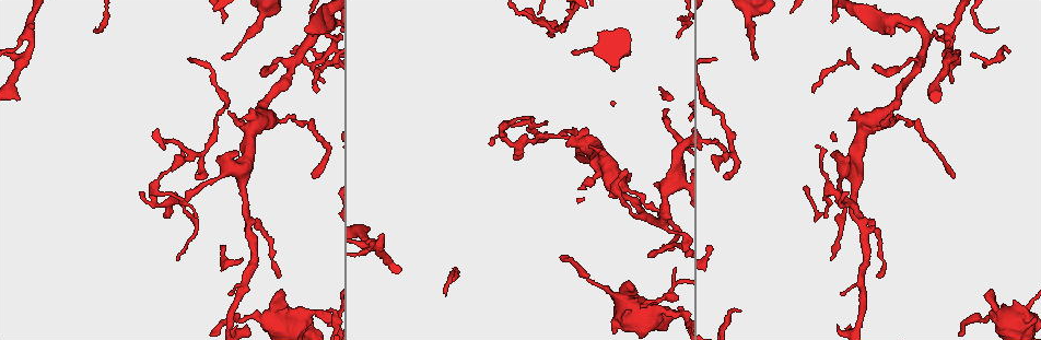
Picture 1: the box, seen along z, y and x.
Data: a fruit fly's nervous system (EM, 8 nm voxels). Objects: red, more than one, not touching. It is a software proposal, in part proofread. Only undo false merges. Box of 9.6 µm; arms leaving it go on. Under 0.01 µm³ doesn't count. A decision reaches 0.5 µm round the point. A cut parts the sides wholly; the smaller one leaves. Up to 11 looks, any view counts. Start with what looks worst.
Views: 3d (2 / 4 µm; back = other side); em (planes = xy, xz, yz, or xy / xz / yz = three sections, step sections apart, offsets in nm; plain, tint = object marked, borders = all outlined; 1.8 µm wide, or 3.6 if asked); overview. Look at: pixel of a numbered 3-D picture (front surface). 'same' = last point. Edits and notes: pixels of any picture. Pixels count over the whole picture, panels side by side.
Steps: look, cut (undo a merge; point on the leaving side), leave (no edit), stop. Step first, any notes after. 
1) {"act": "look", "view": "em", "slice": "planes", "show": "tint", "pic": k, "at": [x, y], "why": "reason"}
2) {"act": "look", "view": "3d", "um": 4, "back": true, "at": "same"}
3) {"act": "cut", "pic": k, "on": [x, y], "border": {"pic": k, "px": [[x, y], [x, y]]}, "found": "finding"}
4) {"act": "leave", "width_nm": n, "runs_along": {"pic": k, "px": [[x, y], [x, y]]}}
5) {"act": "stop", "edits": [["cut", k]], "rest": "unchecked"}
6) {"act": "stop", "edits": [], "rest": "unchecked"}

{"act": "look", "view": "3d", "um": 2, "pic": 1, "at": [248, 221], "why": "a fork"}

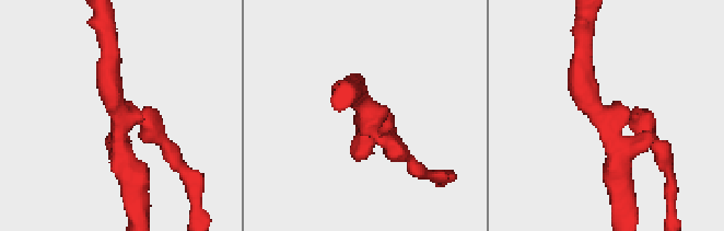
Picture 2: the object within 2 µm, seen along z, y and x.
{"act": "look", "view": "em", "slice": "planes", "show": "tint", "pic": 2, "at": [117, 119], "why": "now the EM"}

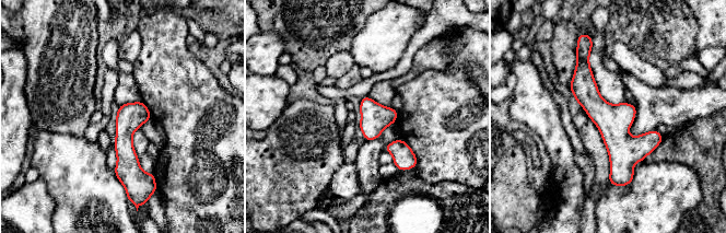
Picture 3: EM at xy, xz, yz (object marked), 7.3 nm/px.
{"act": "leave", "arms": 3, "found": "one neuron here"}

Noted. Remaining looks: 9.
{"act": "look", "view": "em", "slice": "planes", "show": "tint", "pic": 1, "at": [610, 181], "why": "three-way junction"}

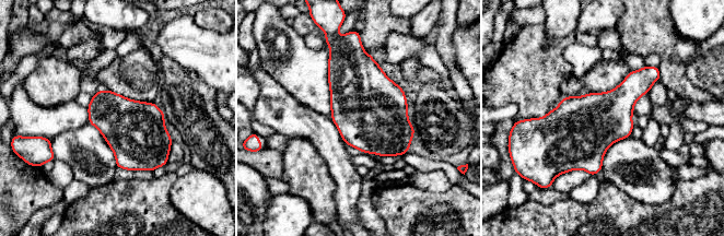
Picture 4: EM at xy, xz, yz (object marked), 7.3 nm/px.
{"act": "leave", "found": "one neuron here"}

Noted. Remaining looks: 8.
{"act": "look", "view": "em", "slice": "planes", "show": "tint", "pic": 1, "at": [367, 239], "why": "thick turns thin"}

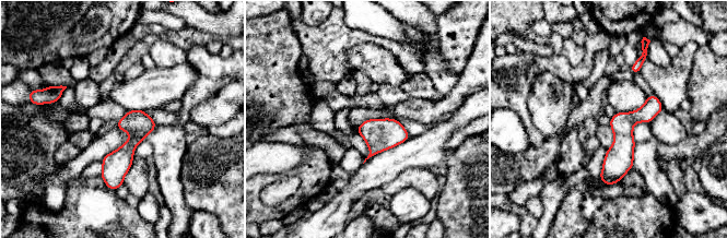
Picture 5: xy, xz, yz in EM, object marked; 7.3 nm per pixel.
{"act": "leave", "width_nm": 160, "runs_along": {"pic": 5, "px": [[654, 98], [623, 129], [608, 181]]}, "found": "all the same neuron"}

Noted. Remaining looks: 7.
{"act": "look", "view": "em", "slice": "planes", "show": "tint", "pic": 1, "at": [152, 189], "why": "sharp bend"}

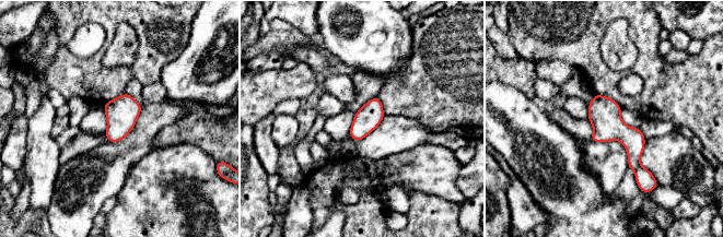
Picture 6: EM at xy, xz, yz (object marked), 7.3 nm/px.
{"act": "leave", "found": "continuous, no second neuron"}

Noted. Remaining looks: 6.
{"act": "stop", "edits": [], "rest": "unchecked"}

